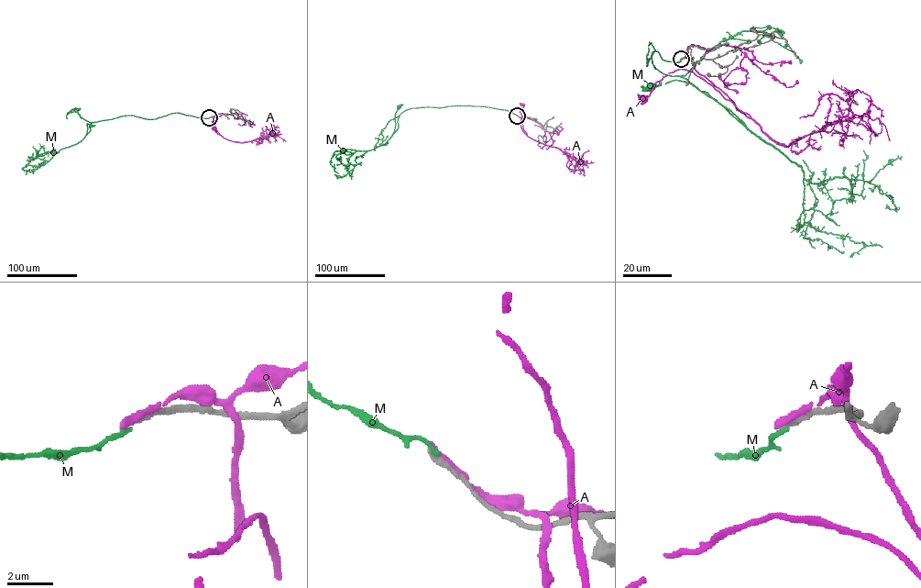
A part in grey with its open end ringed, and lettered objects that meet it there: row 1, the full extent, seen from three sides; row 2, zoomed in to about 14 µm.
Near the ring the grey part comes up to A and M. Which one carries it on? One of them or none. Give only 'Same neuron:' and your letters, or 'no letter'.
Same neuron: no letter

